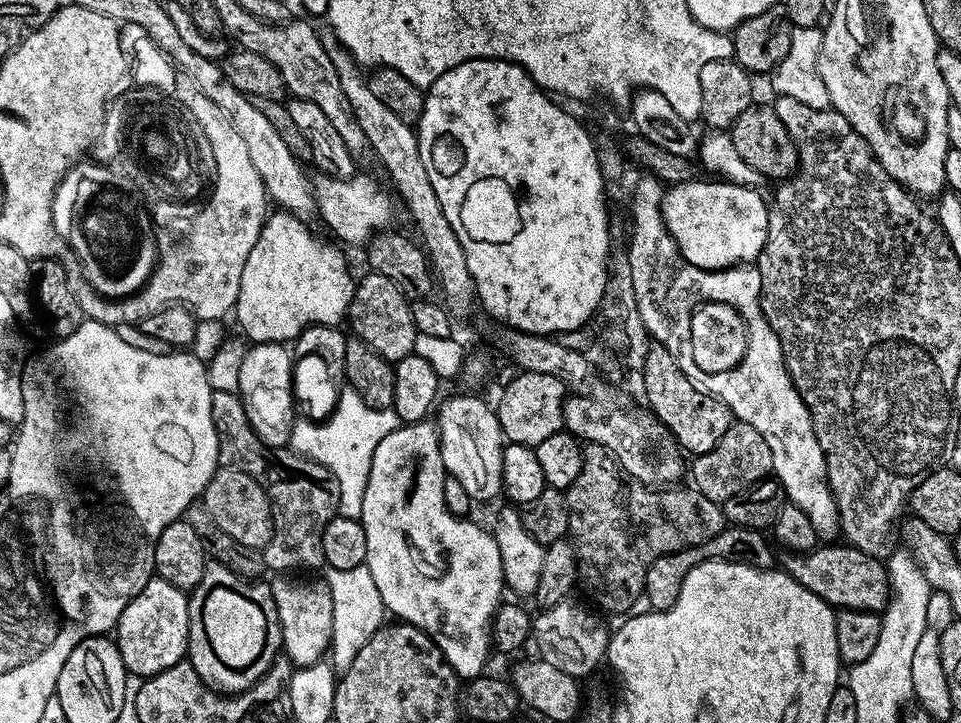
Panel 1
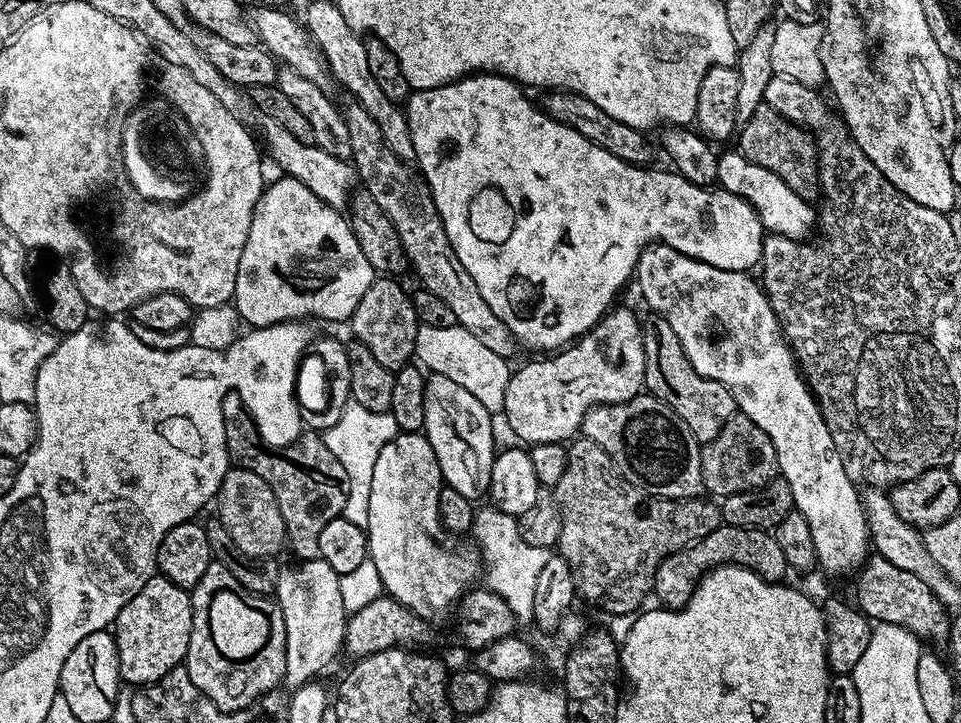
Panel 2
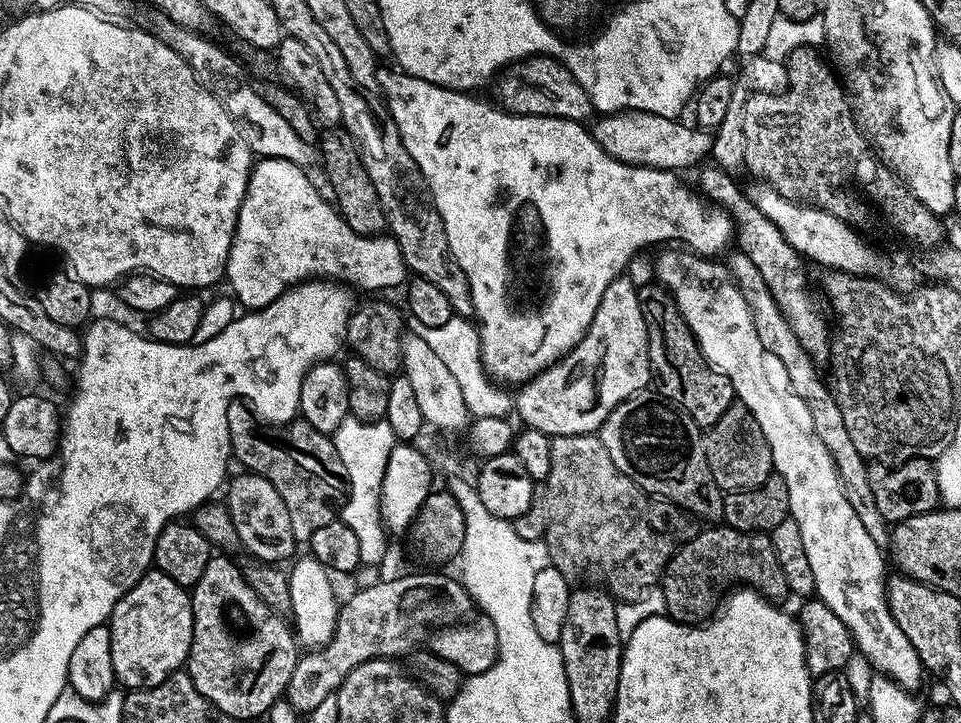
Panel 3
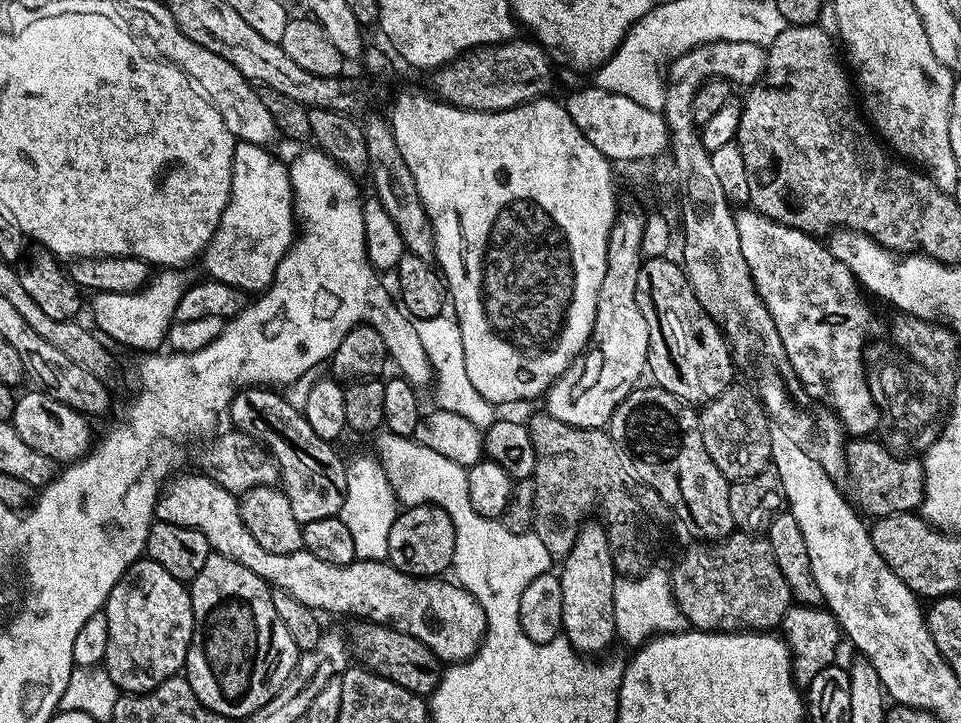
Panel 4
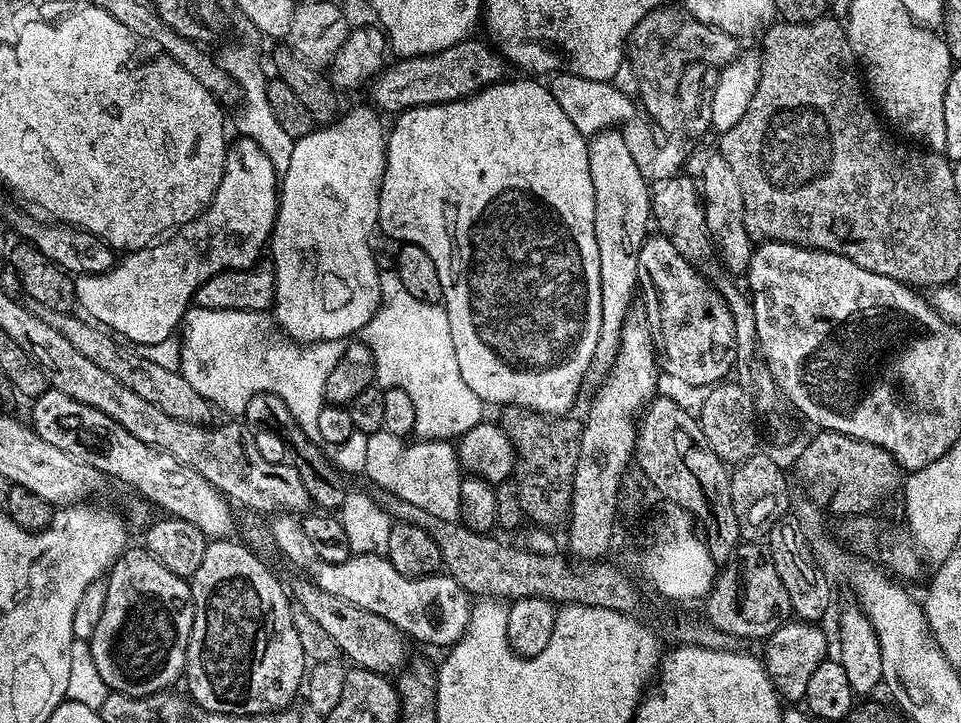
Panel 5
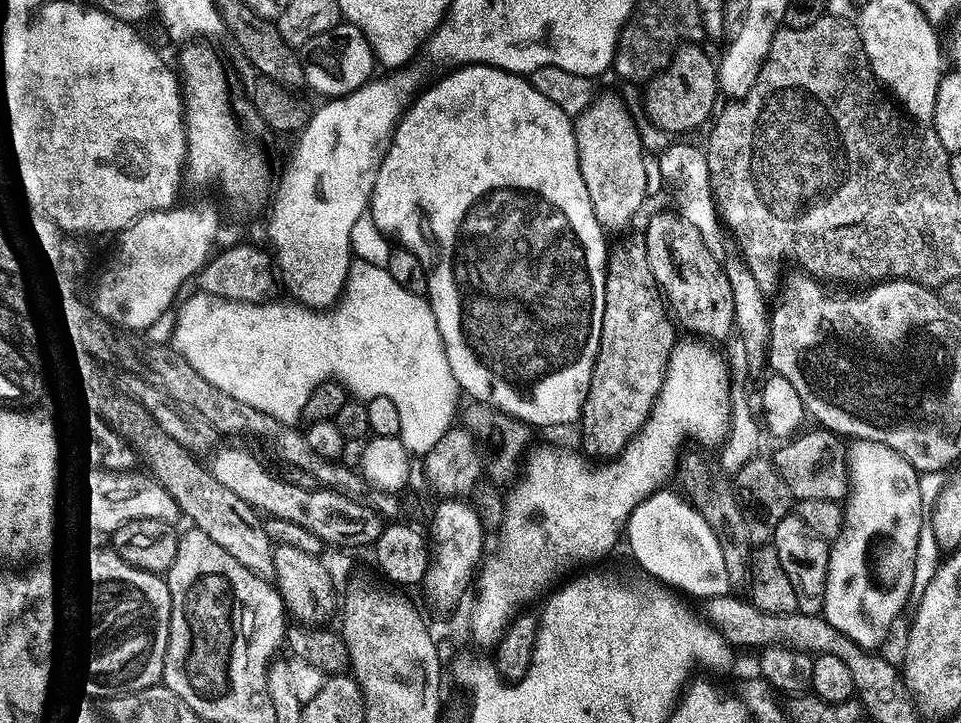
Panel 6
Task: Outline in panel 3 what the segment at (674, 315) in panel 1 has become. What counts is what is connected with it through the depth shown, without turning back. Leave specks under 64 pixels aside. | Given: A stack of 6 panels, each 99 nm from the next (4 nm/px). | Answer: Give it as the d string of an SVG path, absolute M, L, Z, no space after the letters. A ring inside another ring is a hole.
M680 250L684 252L664 252L656 260L656 276L661 285L672 295L672 300L678 306L680 317L688 323L688 328L692 332L692 337L696 340L696 344L700 347L700 353L704 356L705 362L714 369L715 372L721 372L722 375L730 382L730 386L736 392L736 400L744 404L751 414L754 414L755 421L761 426L762 432L769 443L770 450L773 452L773 466L775 475L782 477L786 482L786 490L788 491L788 510L790 519L798 522L798 530L802 534L802 547L806 550L806 559L810 562L810 571L814 573L814 586L816 587L816 596L826 602L826 606L830 606L830 610L834 610L834 614L838 614L838 618L842 618L842 622L846 622L846 630L852 632L853 645L876 667L875 671L879 675L887 676L896 684L909 690L916 690L916 687L923 682L926 677L926 669L923 662L918 658L918 650L914 650L914 646L910 642L910 638L902 632L902 626L898 626L898 622L894 622L892 611L888 605L888 585L886 583L886 571L884 572L884 556L885 553L876 545L874 538L870 538L866 526L862 526L862 522L858 518L858 514L854 514L854 506L850 506L850 502L846 502L846 494L844 487L840 481L838 470L834 466L834 458L830 458L830 450L826 450L826 446L822 446L822 440L819 438L817 431L814 430L813 419L810 416L810 410L803 405L803 401L795 395L791 389L783 387L782 384L787 383L786 370L783 369L782 362L779 361L773 353L763 346L761 339L758 338L758 330L754 328L754 318L750 312L750 306L746 304L746 298L742 296L742 290L736 285L736 281L732 279L731 272L723 263L717 262L712 258L697 256L688 250Z

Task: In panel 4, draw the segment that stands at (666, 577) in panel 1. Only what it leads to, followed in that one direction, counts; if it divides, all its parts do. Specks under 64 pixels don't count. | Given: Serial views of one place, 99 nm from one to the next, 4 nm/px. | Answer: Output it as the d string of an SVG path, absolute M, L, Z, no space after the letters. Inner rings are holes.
M736 530L719 542L692 543L696 544L685 550L684 557L677 562L676 569L671 569L670 575L673 596L693 629L702 632L762 632L779 629L786 610L792 607L794 601L790 586L786 586L786 578L782 578L782 570L778 570L778 562L768 539L760 534Z

